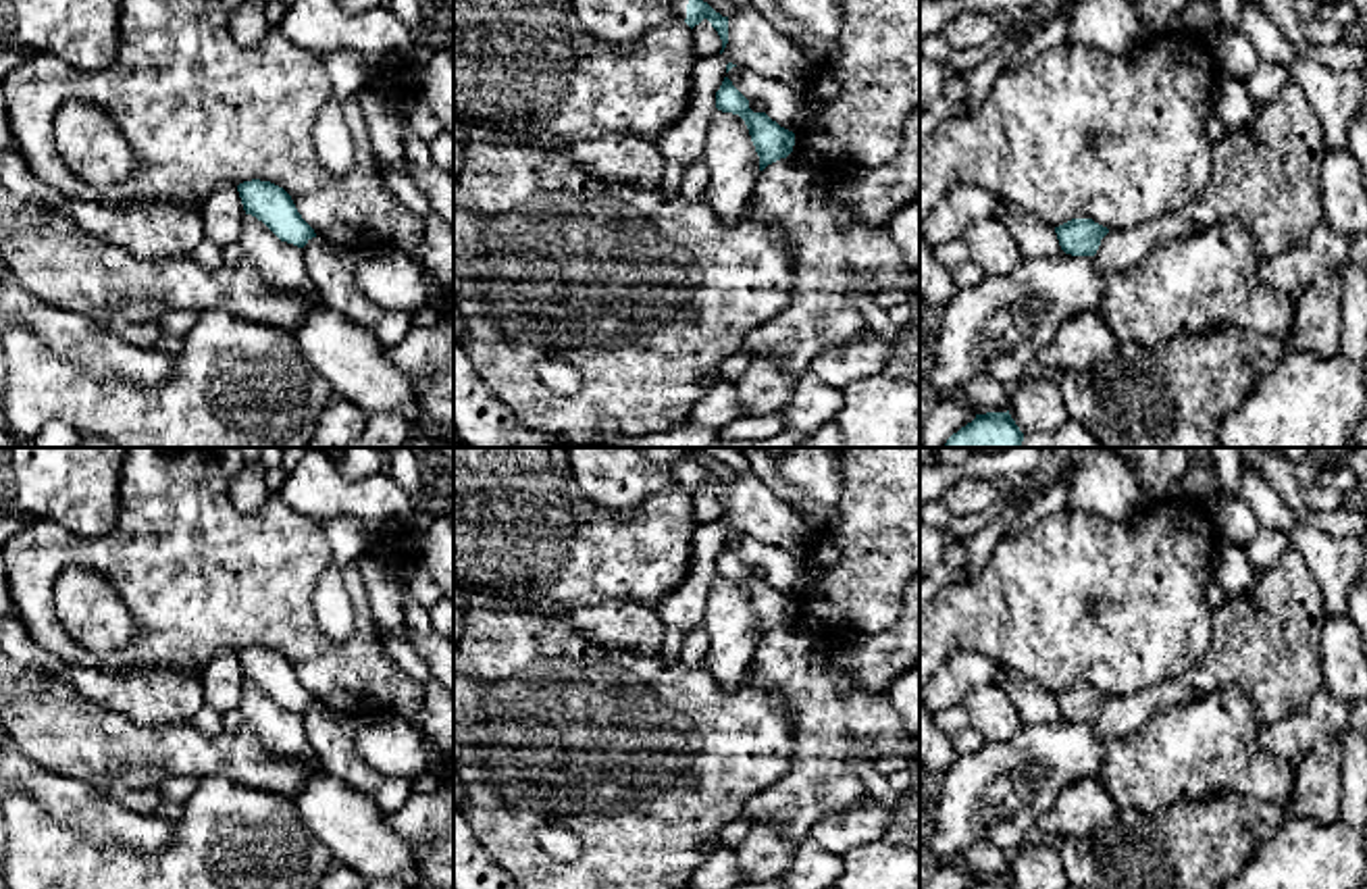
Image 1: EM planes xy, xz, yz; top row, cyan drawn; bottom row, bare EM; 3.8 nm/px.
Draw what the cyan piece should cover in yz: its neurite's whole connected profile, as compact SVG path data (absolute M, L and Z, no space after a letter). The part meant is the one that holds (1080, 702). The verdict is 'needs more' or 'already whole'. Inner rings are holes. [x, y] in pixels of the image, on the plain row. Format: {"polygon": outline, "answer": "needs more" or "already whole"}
{"polygon": "M1072 685L1055 693L1055 700L1065 720L1094 722L1109 695L1094 689L1092 685Z", "answer": "already whole"}

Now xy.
{"polygon": "M243 647L237 652L246 681L262 687L281 708L304 714L314 695L302 685L291 662L270 647Z", "answer": "already whole"}

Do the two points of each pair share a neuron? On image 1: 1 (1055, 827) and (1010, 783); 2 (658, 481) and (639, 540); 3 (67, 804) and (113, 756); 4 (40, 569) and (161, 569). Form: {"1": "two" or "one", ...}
{"1": "two", "2": "two", "3": "two", "4": "one"}

